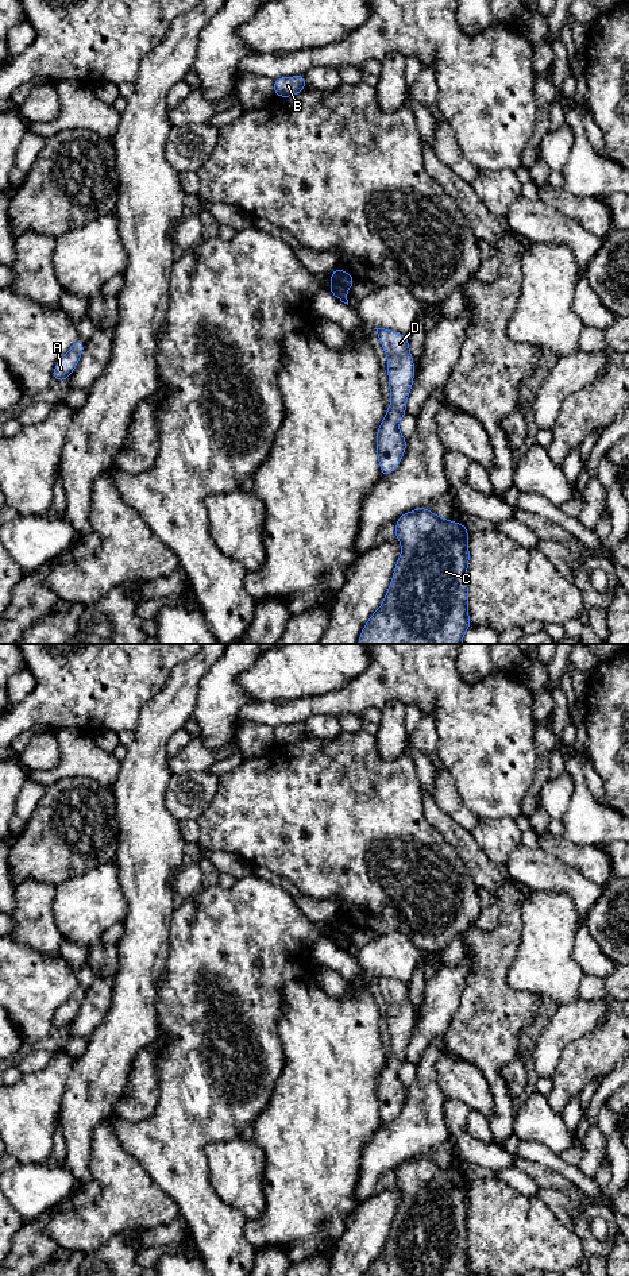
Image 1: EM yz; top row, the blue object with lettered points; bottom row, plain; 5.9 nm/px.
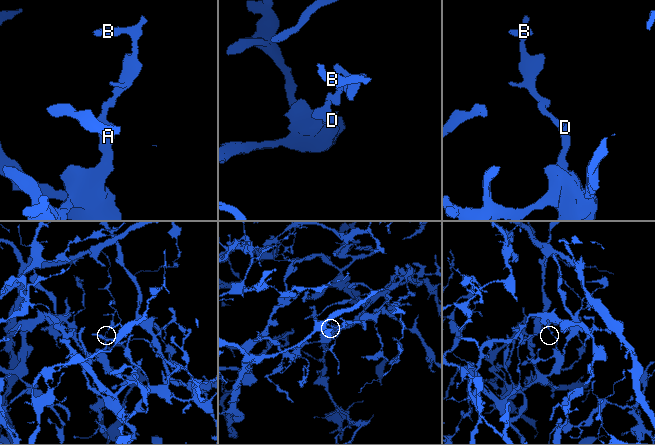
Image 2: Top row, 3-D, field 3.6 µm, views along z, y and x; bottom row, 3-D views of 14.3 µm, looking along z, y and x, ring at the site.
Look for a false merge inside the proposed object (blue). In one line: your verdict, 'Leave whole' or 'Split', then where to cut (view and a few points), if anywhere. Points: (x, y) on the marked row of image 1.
Split. Split along yz (331, 276), (347, 289)

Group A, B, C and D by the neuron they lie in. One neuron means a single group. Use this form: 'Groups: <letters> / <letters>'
Groups: A C D / B

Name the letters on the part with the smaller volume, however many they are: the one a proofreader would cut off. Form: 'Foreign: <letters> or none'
Foreign: B

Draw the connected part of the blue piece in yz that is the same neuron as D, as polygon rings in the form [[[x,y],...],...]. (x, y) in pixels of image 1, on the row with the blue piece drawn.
[[[374,328],[381,340],[382,348],[387,358],[387,377],[391,404],[386,409],[386,415],[377,428],[377,459],[381,466],[381,477],[390,475],[401,463],[404,452],[408,447],[408,440],[400,432],[400,421],[406,415],[406,402],[414,379],[414,362],[409,350],[408,336],[385,328]]]

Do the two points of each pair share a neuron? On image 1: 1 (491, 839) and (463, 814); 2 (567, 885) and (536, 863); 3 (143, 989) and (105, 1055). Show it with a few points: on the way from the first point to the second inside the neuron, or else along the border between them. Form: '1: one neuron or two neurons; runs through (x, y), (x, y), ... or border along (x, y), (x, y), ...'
1: two neurons; border along (481, 818), (470, 831)
2: one neuron; runs through (559, 878), (544, 871)
3: one neuron; runs through (134, 1005), (132, 1024), (119, 1039)

